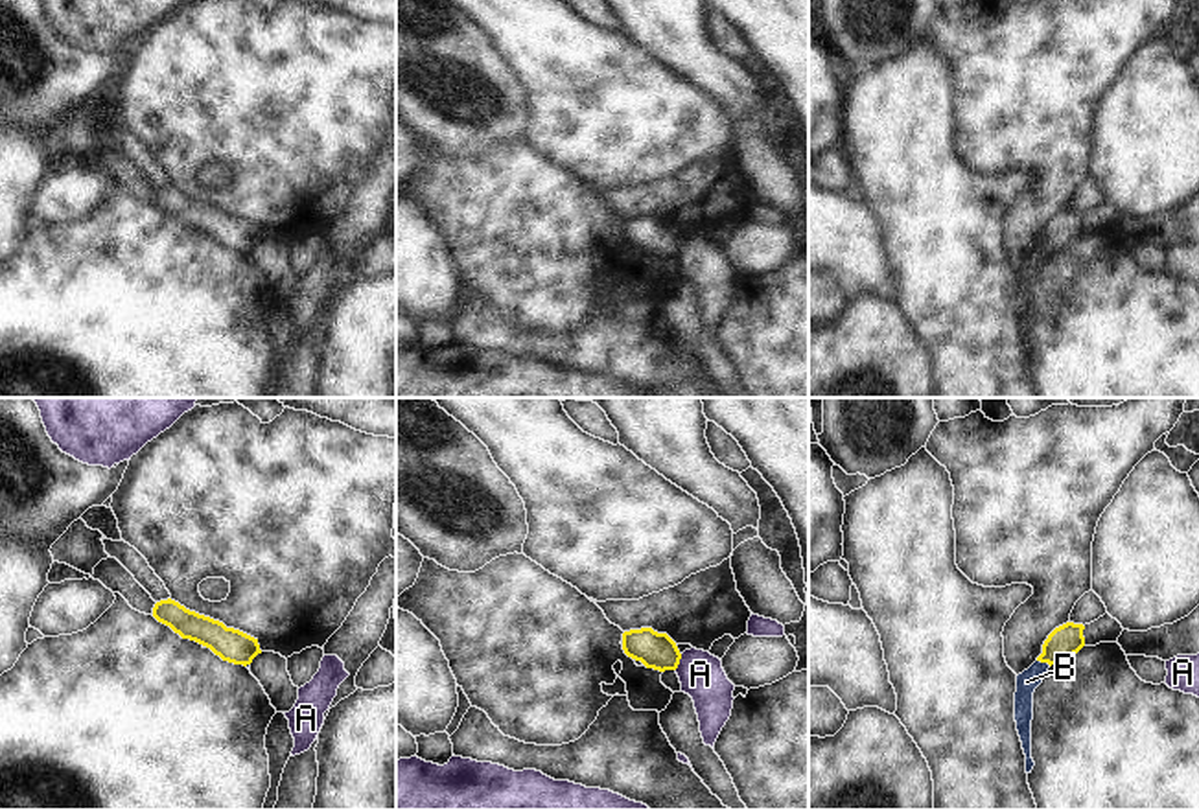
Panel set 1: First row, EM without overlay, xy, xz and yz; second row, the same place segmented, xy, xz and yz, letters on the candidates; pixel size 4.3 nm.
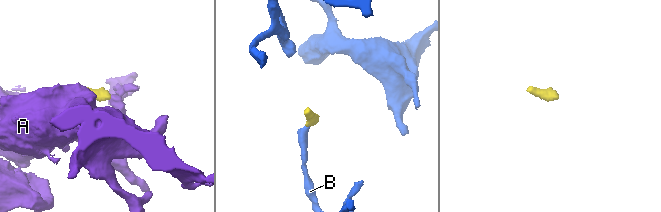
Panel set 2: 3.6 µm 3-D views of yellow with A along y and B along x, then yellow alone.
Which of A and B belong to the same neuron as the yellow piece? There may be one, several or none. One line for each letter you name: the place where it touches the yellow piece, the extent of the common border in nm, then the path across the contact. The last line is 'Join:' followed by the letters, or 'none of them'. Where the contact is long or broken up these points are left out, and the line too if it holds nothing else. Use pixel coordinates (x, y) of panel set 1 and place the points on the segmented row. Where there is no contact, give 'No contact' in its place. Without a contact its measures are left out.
Join: none of them

